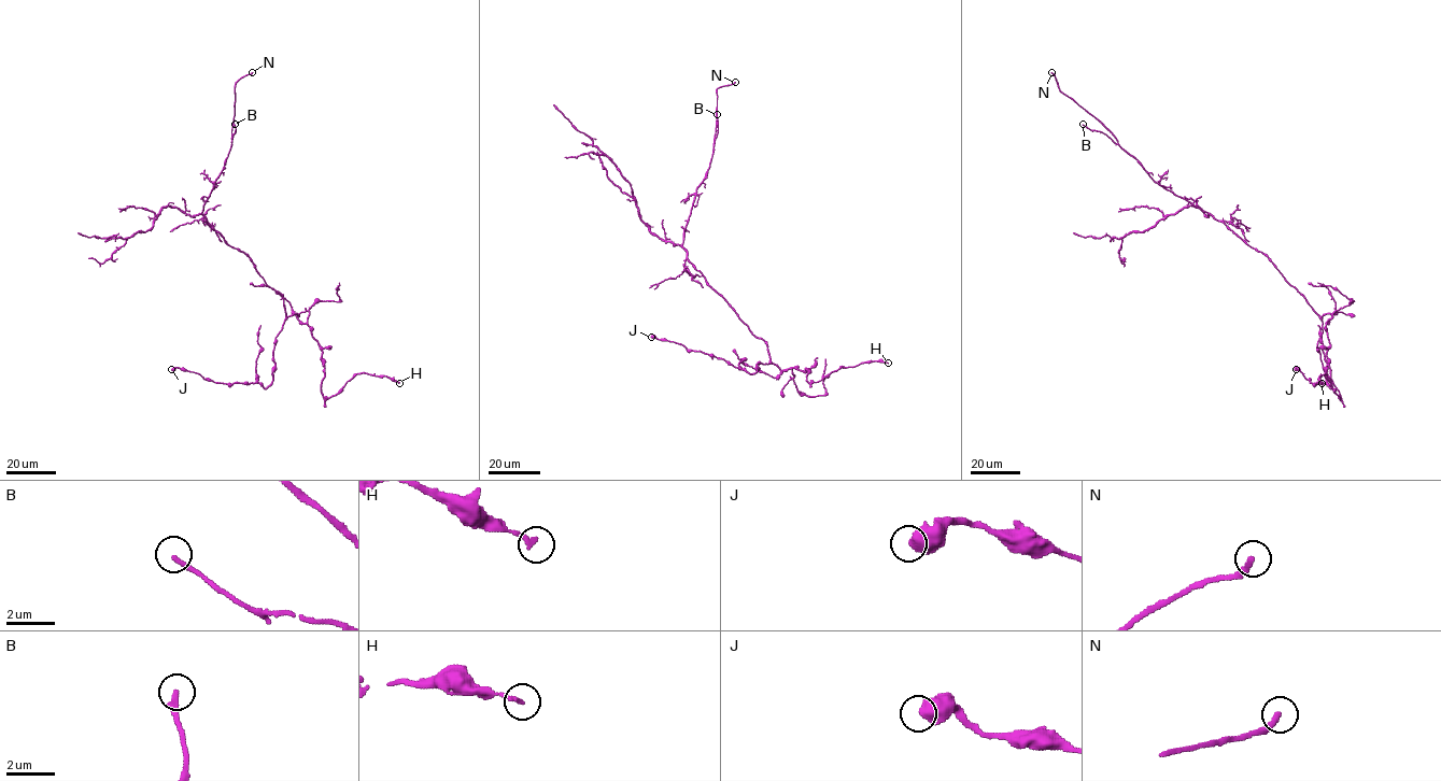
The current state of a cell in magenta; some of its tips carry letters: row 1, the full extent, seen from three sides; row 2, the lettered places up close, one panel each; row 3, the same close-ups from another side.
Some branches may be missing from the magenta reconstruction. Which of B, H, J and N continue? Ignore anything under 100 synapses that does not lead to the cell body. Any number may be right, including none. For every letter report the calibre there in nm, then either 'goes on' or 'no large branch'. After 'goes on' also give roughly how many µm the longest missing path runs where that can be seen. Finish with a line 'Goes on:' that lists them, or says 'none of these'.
B: calibre 240 nm; no large branch
H: calibre 180 nm; no large branch
J: calibre 600 nm; no large branch
N: calibre 240 nm; goes on; missing 10 µm
Goes on: N

